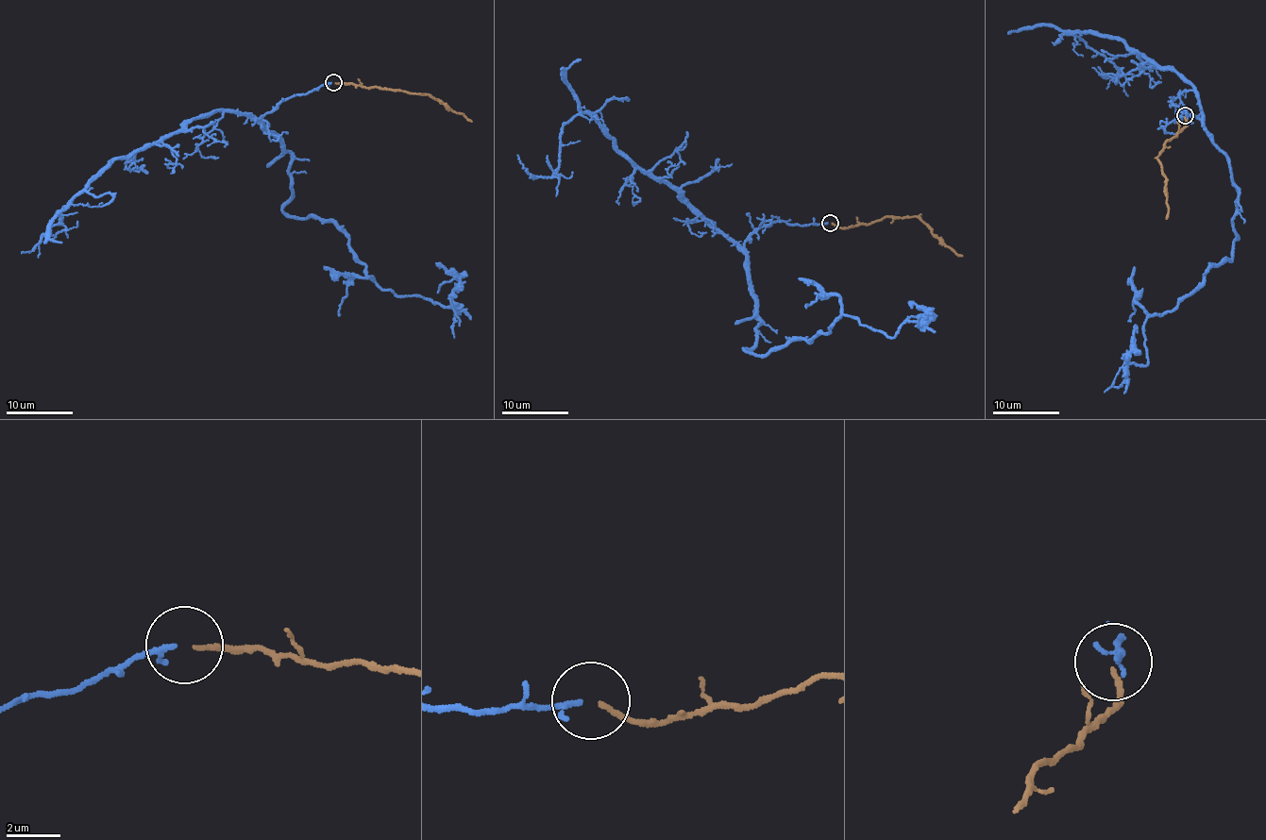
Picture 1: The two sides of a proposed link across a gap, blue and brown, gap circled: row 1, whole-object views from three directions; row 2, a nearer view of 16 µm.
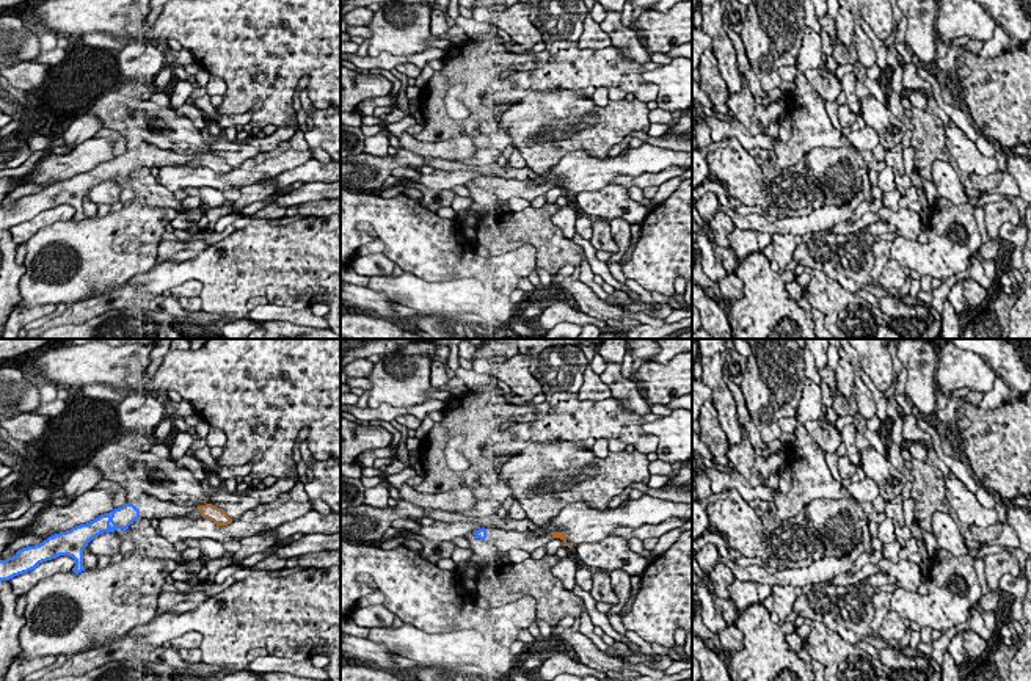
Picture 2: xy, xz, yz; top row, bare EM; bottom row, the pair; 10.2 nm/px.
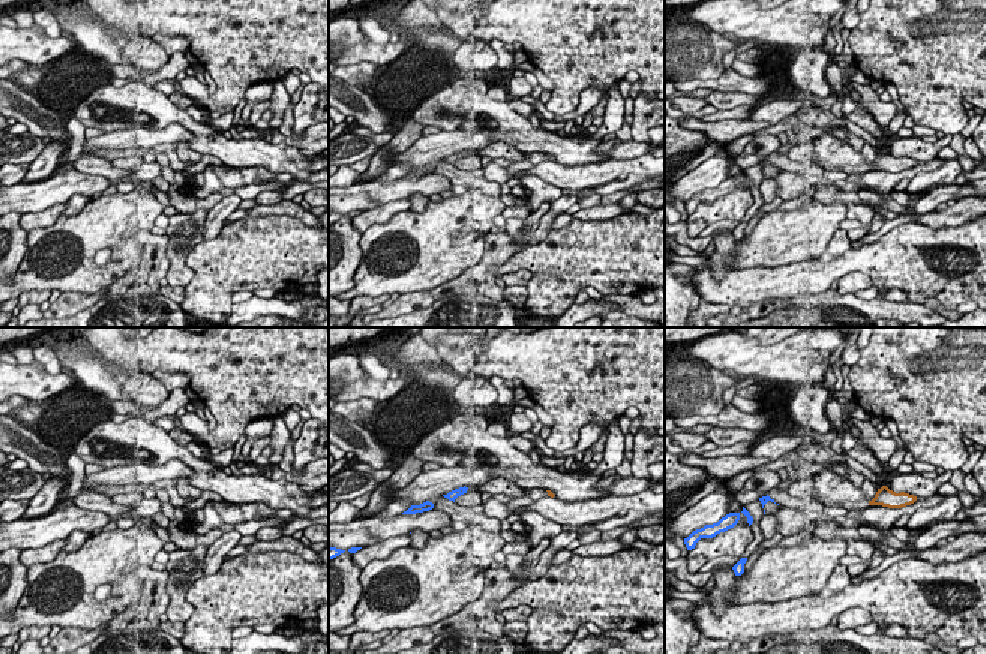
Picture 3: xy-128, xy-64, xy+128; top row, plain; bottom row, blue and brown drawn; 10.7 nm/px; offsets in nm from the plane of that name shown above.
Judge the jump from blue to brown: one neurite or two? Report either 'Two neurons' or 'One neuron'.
One neuron

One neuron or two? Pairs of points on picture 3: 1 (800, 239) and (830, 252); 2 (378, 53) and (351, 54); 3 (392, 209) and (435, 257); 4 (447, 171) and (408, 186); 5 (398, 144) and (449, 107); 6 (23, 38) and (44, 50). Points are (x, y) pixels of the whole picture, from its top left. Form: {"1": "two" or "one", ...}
{"1": "two", "2": "one", "3": "two", "4": "two", "5": "two", "6": "one"}

